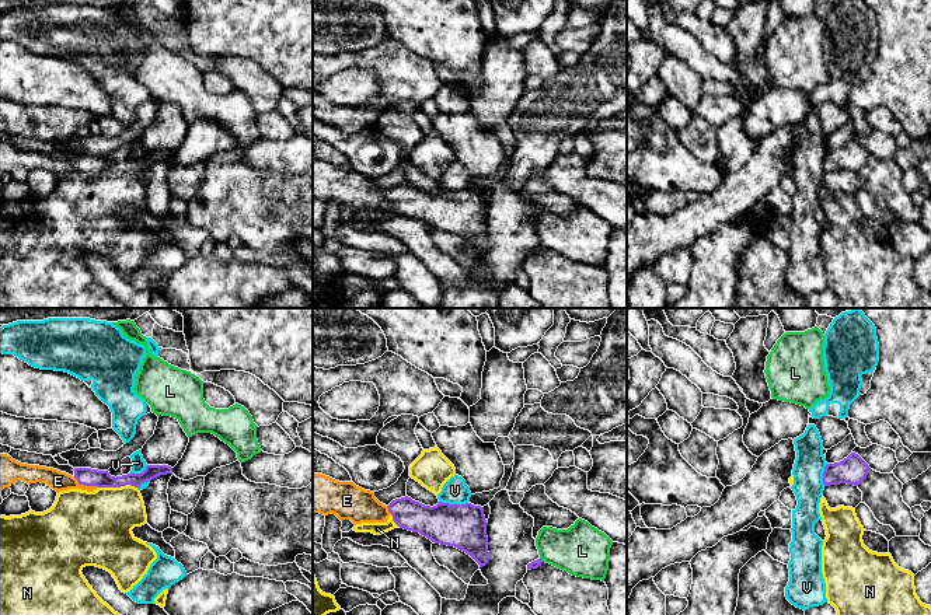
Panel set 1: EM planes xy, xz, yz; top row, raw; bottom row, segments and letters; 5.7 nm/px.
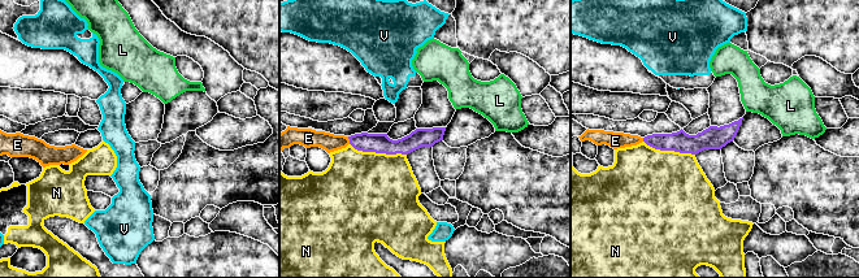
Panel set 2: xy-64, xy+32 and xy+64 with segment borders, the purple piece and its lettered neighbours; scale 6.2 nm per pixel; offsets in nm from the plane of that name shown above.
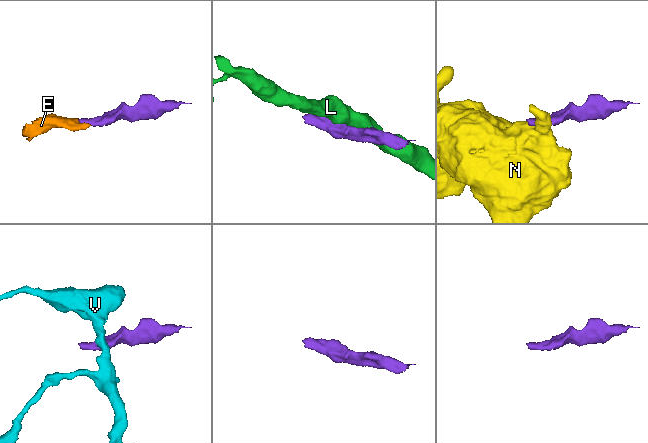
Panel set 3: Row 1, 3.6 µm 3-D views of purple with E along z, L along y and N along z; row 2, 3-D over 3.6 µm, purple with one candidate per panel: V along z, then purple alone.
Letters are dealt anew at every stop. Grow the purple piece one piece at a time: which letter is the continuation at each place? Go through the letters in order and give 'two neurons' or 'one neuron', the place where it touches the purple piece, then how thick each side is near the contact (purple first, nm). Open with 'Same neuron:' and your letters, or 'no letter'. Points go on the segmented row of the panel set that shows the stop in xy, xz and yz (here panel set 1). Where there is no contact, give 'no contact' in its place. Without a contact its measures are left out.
Same neuron: E
E: one neuron | xy (86, 485) | 110/110 nm
L: two neurons | no contact
N: two neurons | xy (118, 486) | 110/380 nm
V: two neurons | xz (453, 505) | 260/150 nm

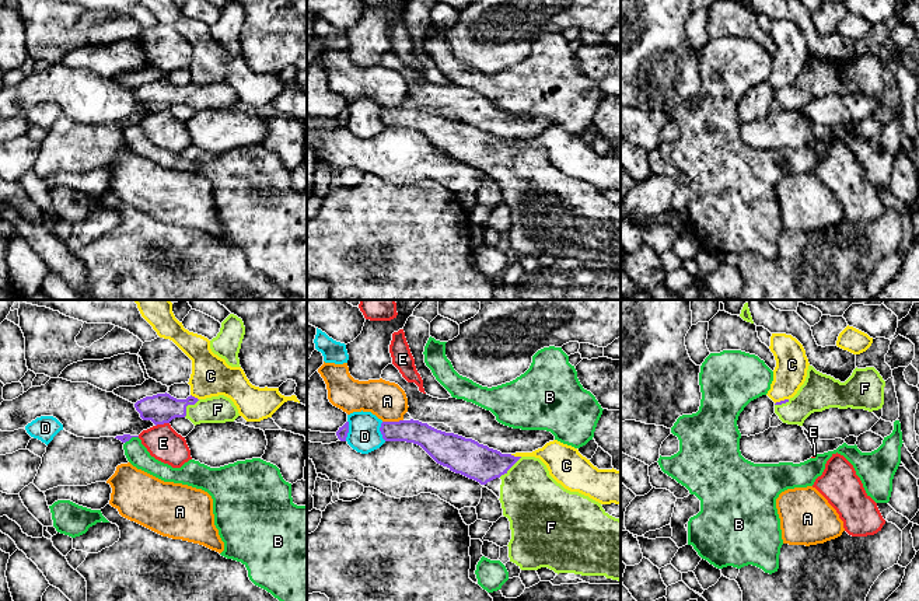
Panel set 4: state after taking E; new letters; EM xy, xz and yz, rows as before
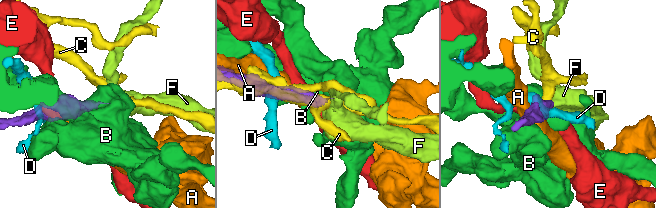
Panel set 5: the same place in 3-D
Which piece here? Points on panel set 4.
Same neuron: F
A: two neurons | xz (392, 422) | 140/220 nm
B: two neurons | xy (130, 437) | 50/120 nm
C: two neurons | xz (516, 457) | 200/180 nm
D: two neurons | xz (348, 430) | 60/190 nm
E: two neurons | xy (161, 423) | 170/200 nm
F: one neuron | xy (188, 404) | 170/160 nm

